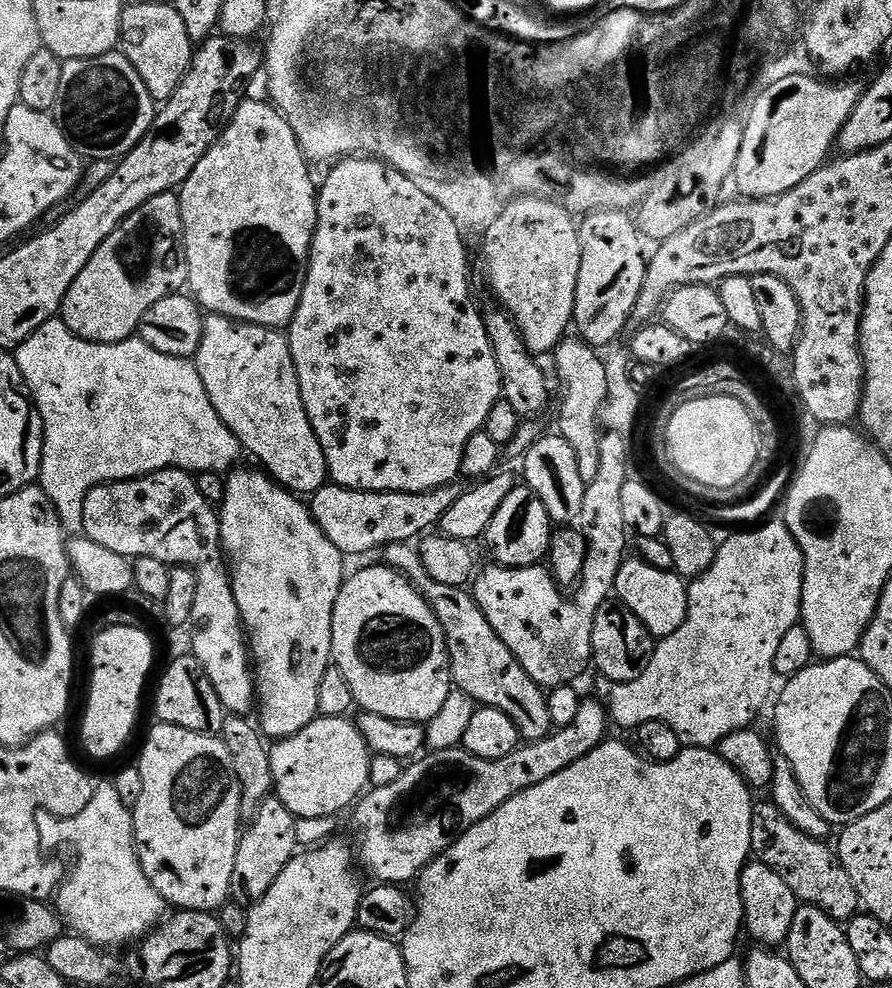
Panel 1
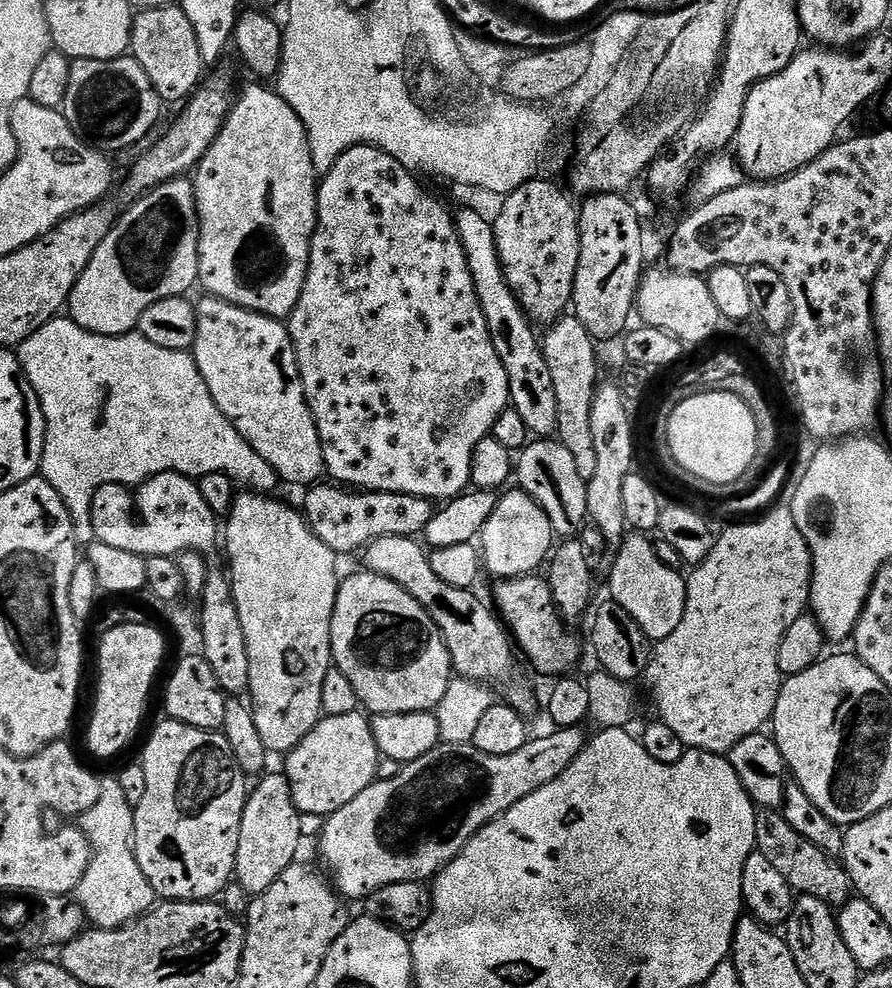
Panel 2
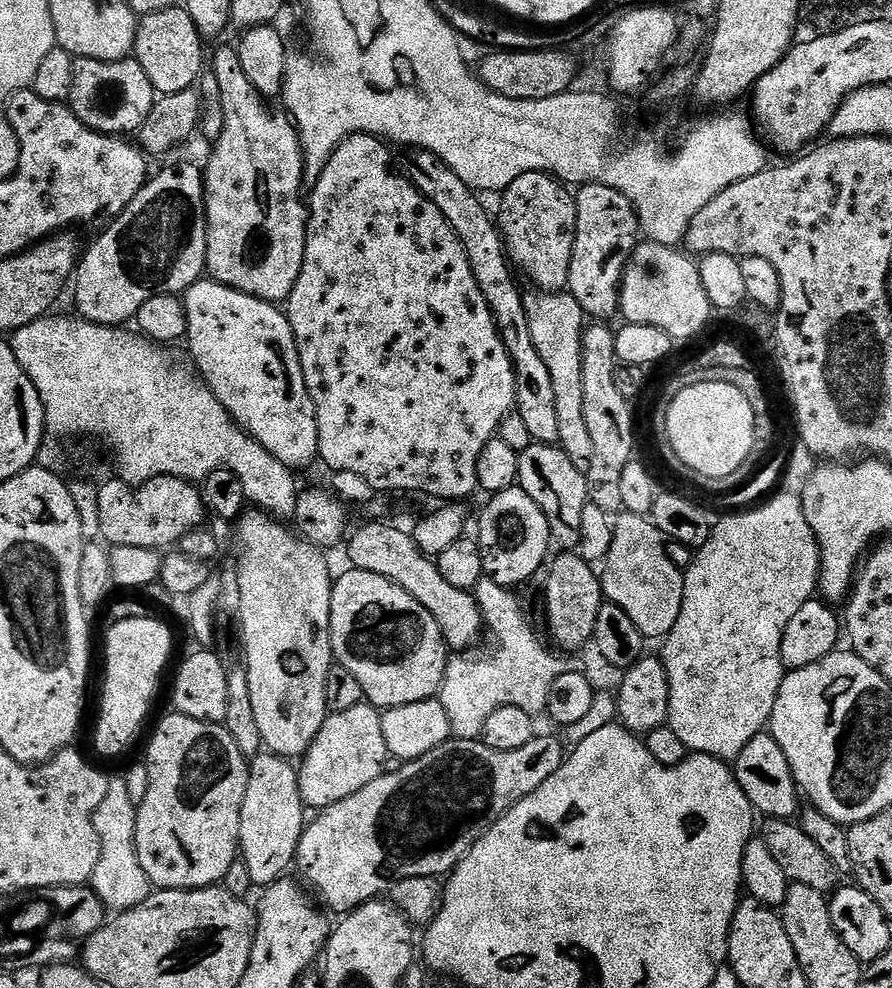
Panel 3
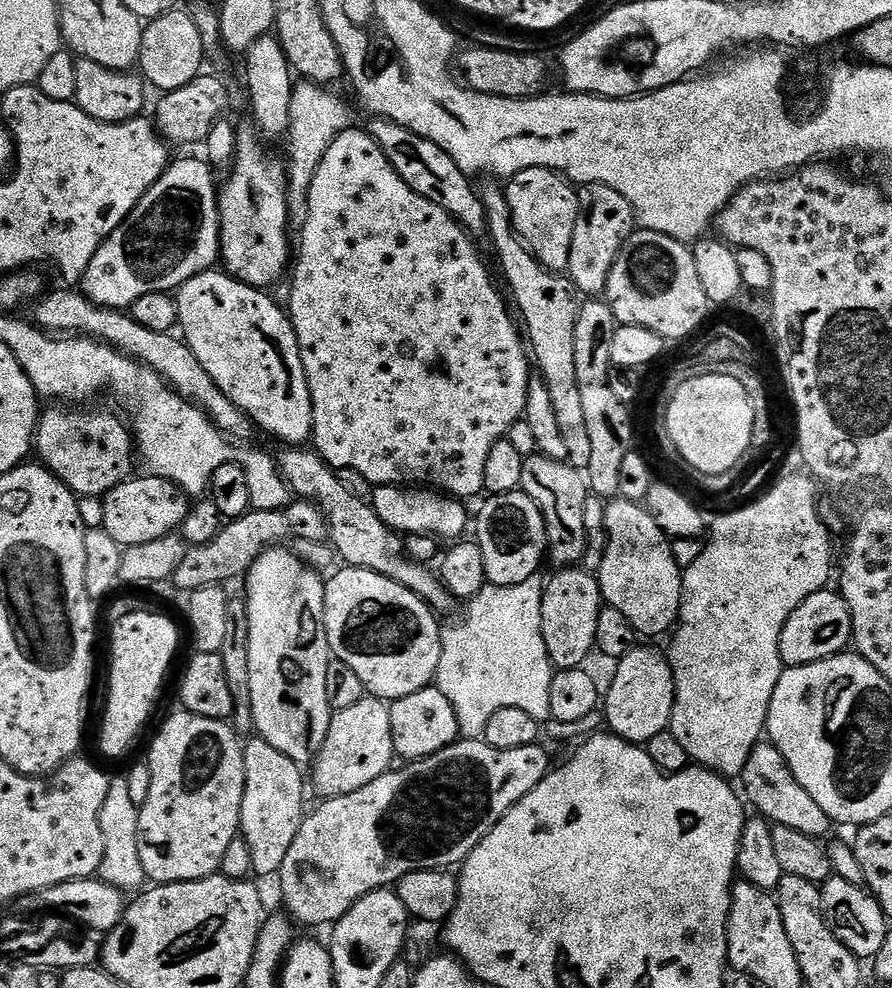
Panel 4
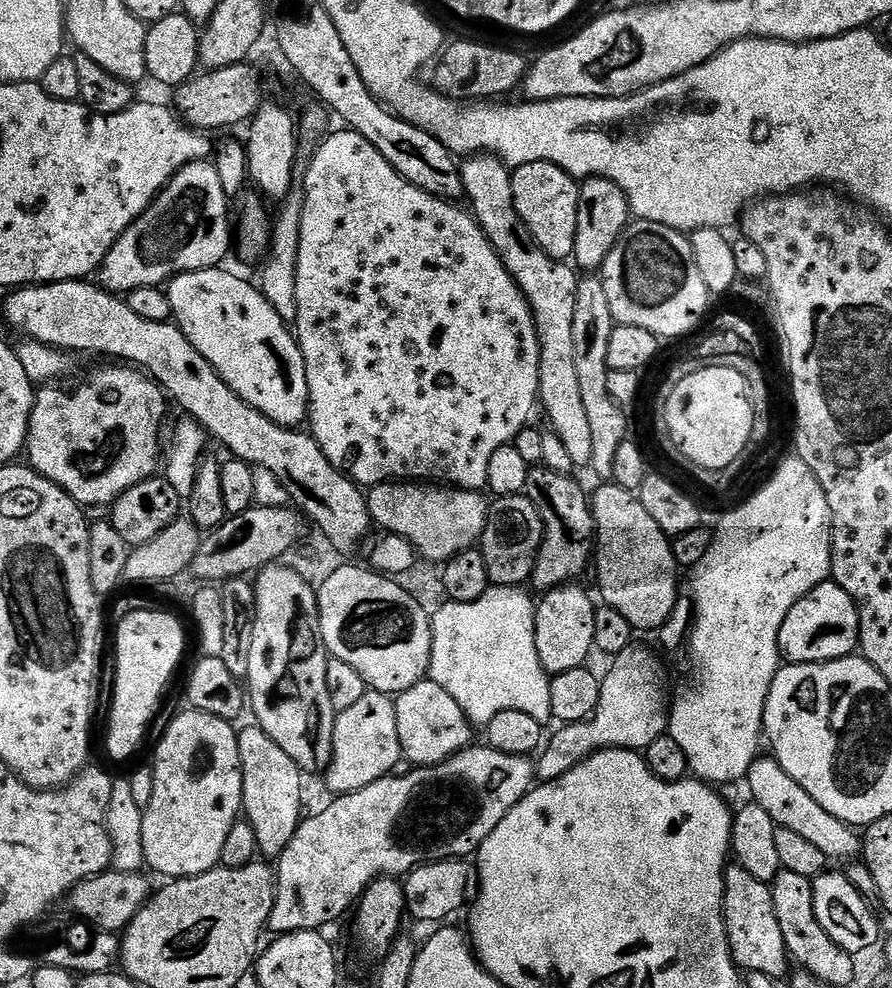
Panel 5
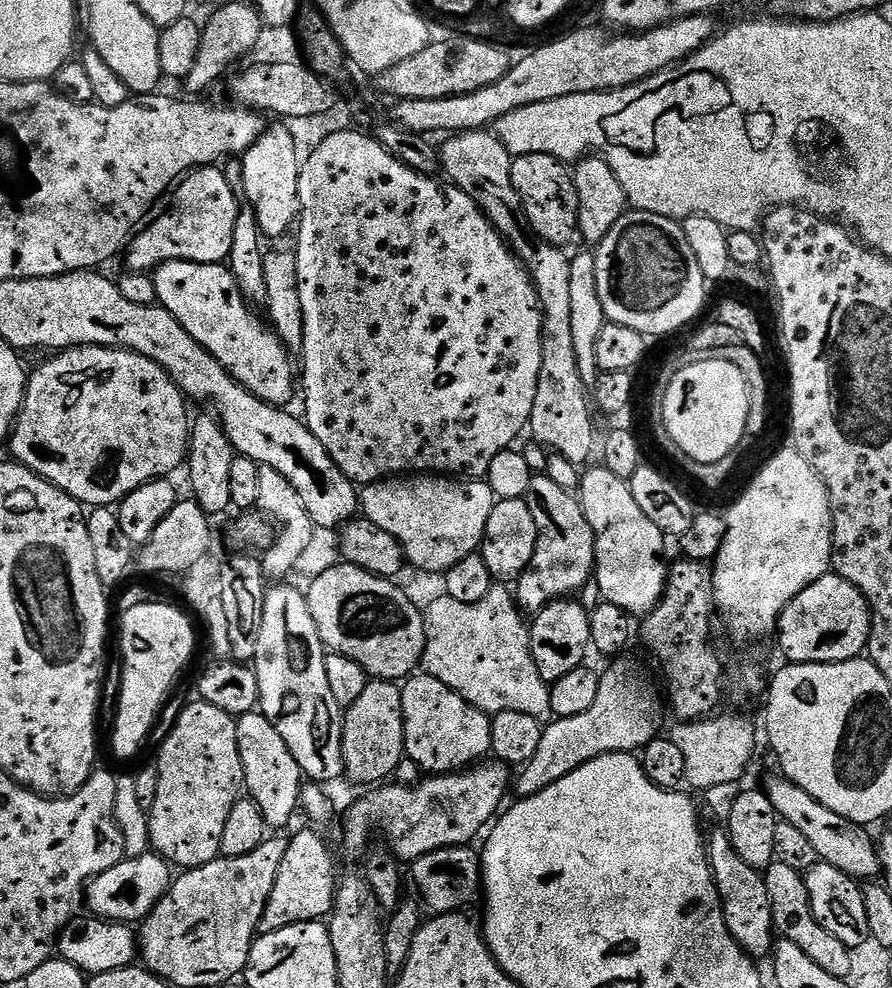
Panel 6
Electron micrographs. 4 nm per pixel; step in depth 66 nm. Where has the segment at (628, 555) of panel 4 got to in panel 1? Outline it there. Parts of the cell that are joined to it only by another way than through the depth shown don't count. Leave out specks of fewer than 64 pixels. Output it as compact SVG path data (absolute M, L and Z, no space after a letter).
M639 558L625 559L624 564L618 570L615 595L619 603L625 604L650 630L653 638L663 638L674 634L682 622L686 622L688 613L688 584L685 577L679 576L675 570L667 572L650 566Z

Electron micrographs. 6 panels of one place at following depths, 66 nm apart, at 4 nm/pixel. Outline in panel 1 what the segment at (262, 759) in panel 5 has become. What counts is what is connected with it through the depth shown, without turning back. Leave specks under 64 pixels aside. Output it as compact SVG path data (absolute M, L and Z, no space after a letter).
M270 798L262 802L258 814L247 825L246 831L240 837L238 854L234 858L234 878L232 879L231 899L236 902L243 901L244 892L249 896L249 901L261 900L274 886L274 878L286 870L286 866L297 855L298 845L295 836L296 817L282 806L282 802Z

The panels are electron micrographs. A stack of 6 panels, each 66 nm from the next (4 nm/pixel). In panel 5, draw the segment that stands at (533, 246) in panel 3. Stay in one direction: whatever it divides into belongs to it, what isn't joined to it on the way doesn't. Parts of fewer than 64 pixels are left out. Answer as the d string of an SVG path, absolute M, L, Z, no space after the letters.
M530 162L512 172L514 204L538 246L550 258L564 262L575 250L581 185L575 176L550 162Z

